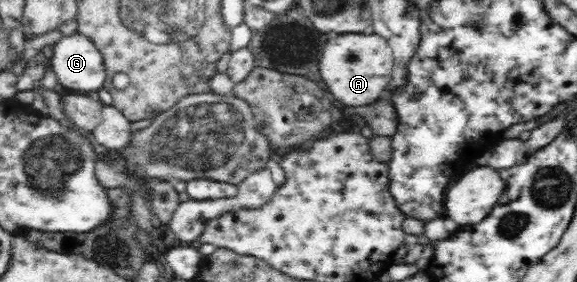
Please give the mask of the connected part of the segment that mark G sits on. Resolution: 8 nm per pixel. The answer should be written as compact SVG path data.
M77 33L61 36L54 46L51 67L65 89L94 94L104 87L107 73L104 58L87 36Z

